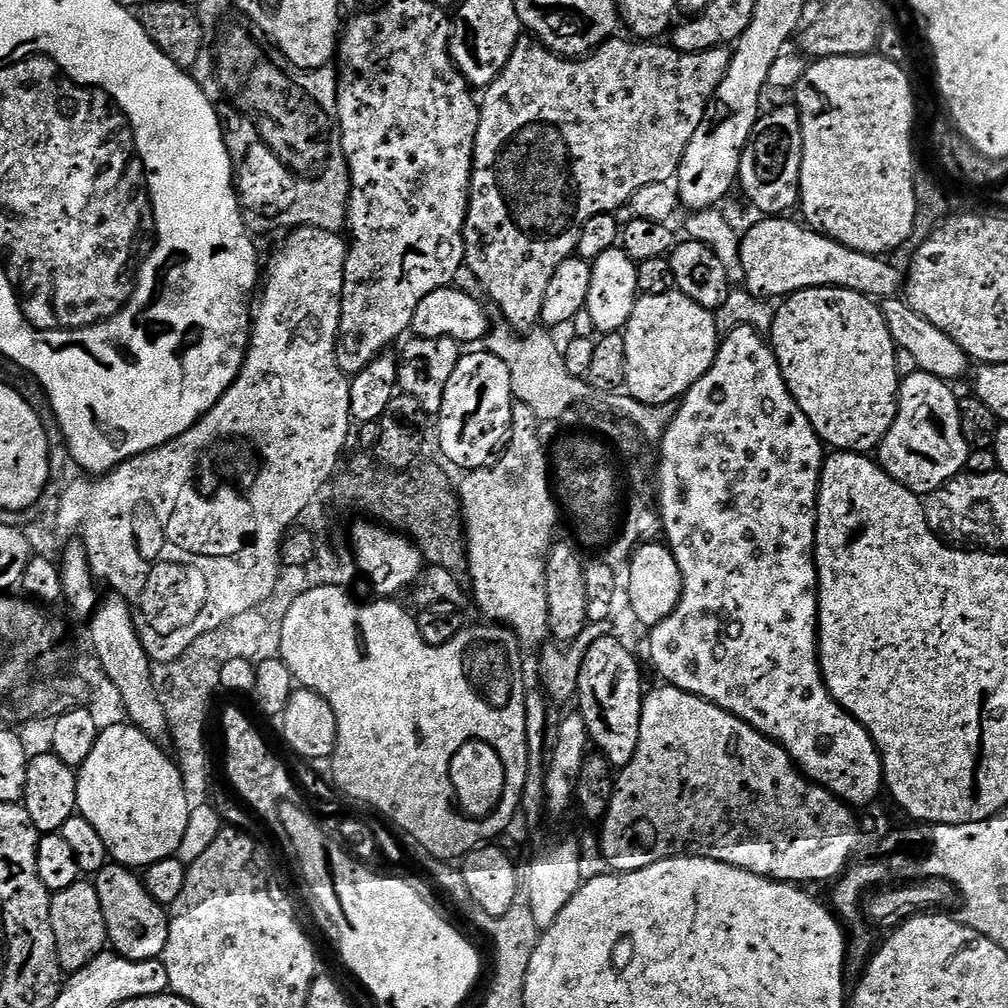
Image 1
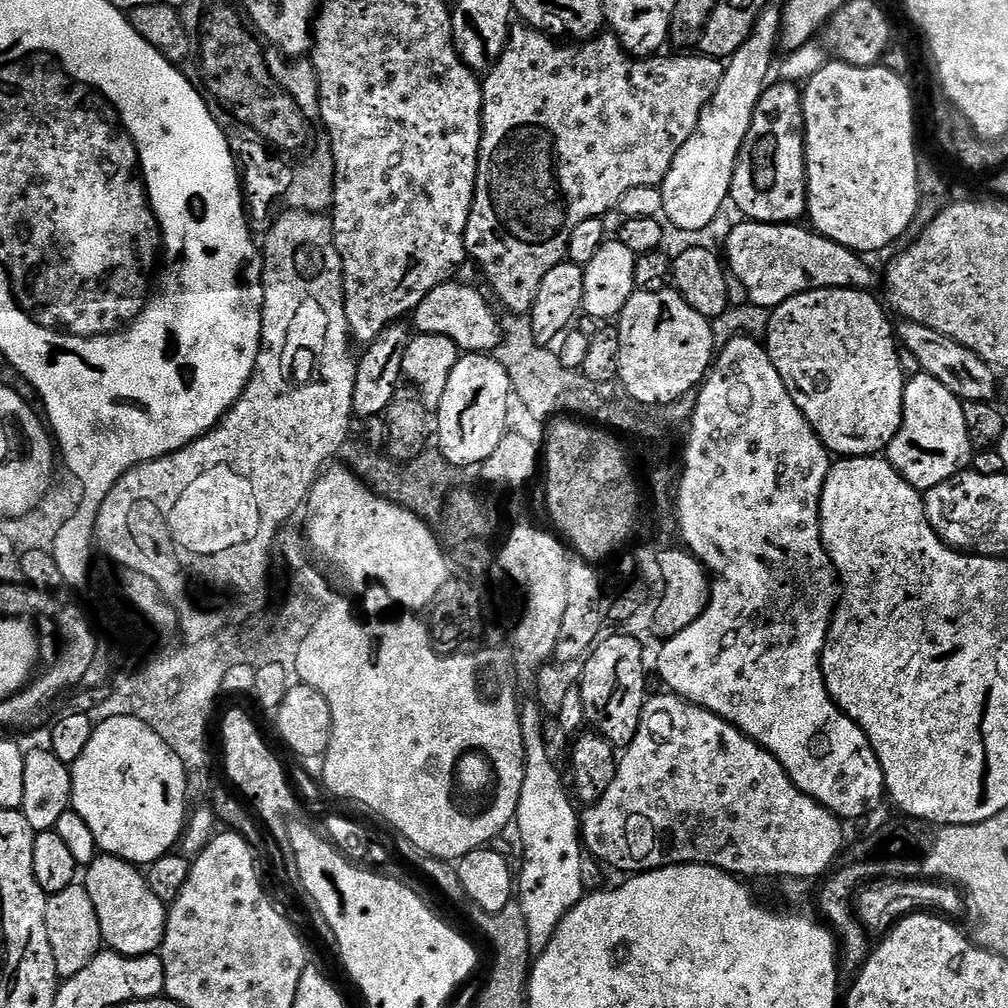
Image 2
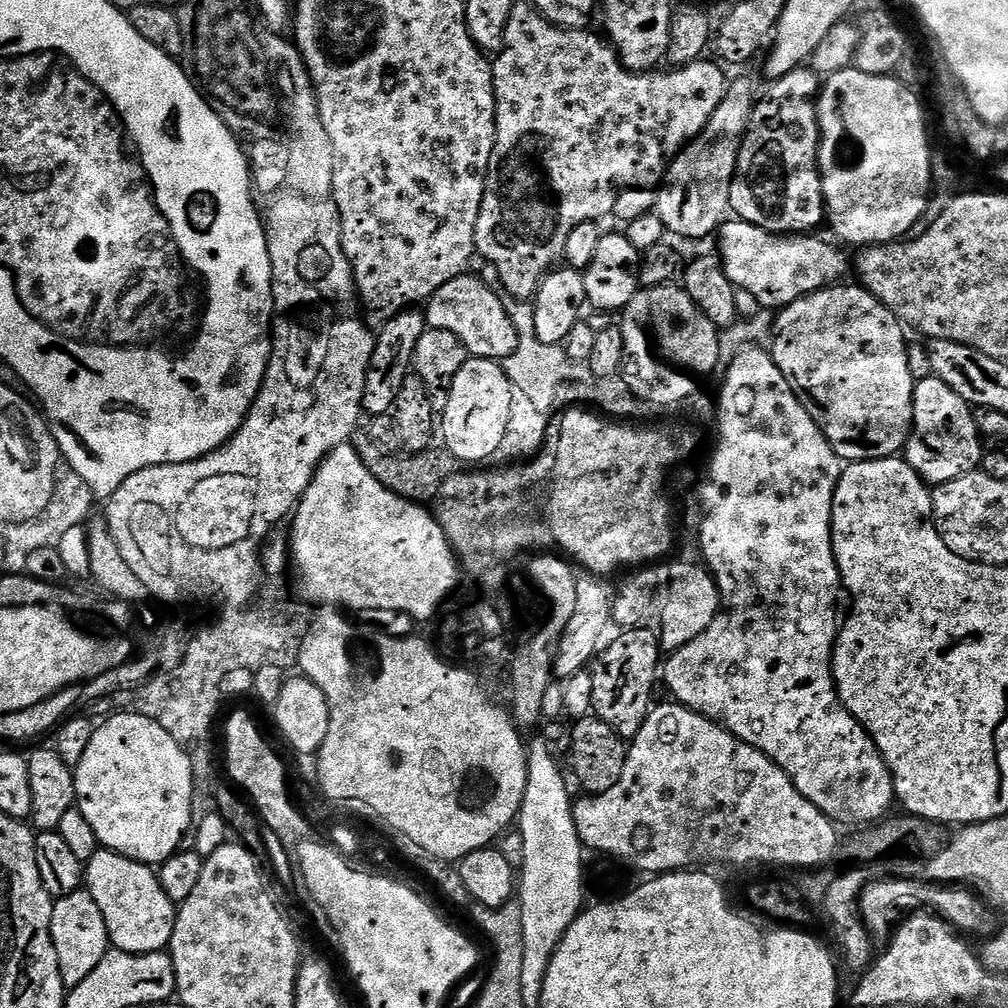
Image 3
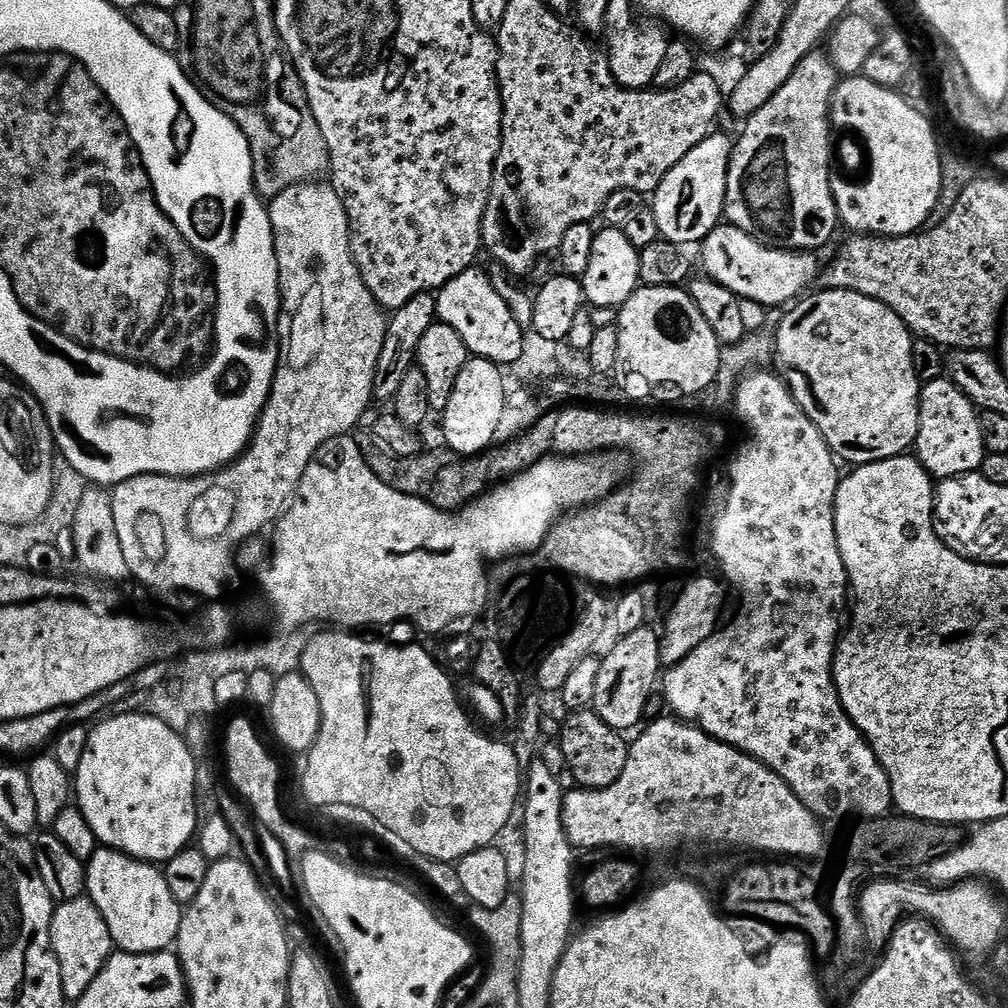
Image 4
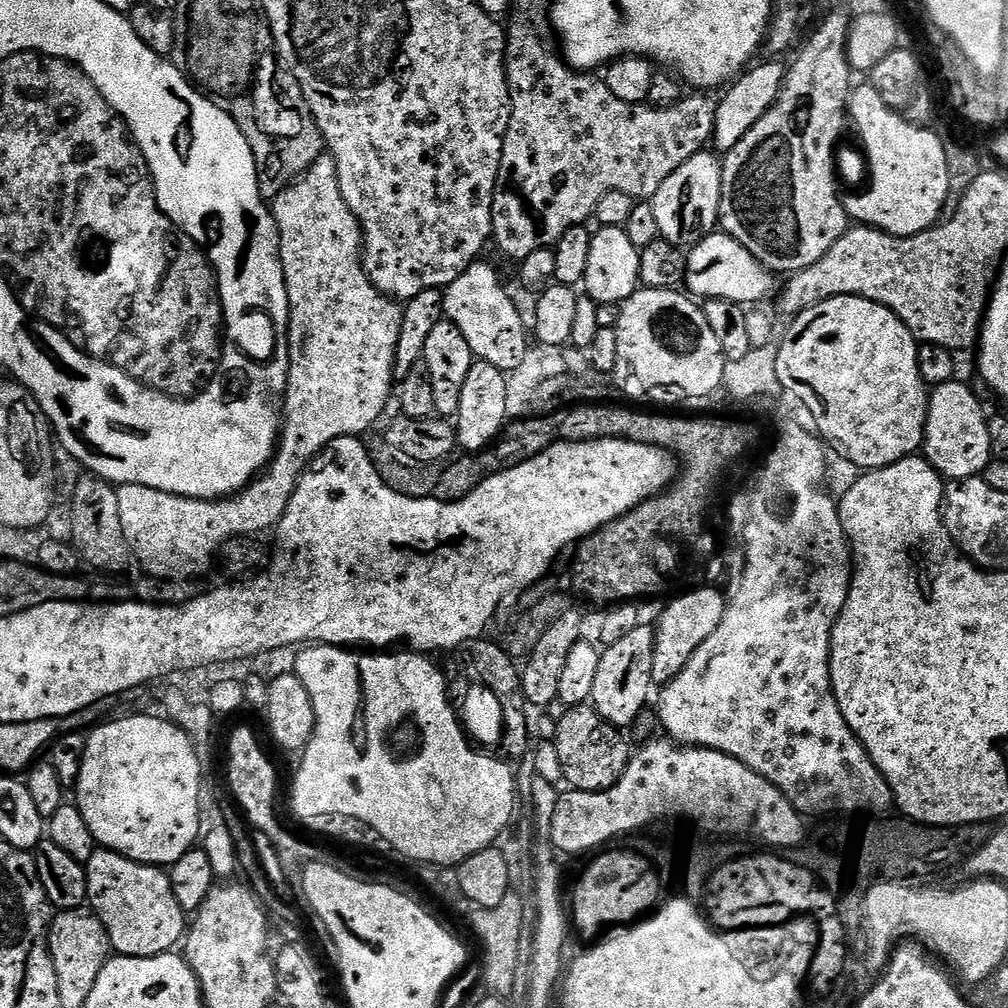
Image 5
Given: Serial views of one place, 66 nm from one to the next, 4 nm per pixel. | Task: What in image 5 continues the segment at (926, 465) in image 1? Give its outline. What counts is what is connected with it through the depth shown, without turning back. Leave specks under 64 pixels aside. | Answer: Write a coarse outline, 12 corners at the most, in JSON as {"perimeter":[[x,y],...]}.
{"perimeter":[[959,379],[928,397],[923,455],[945,481],[994,458],[988,416]]}

